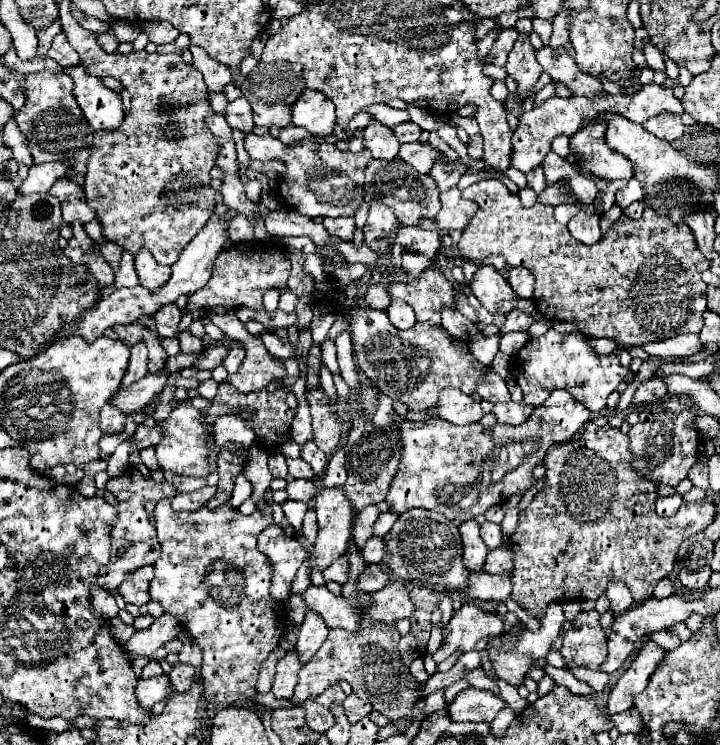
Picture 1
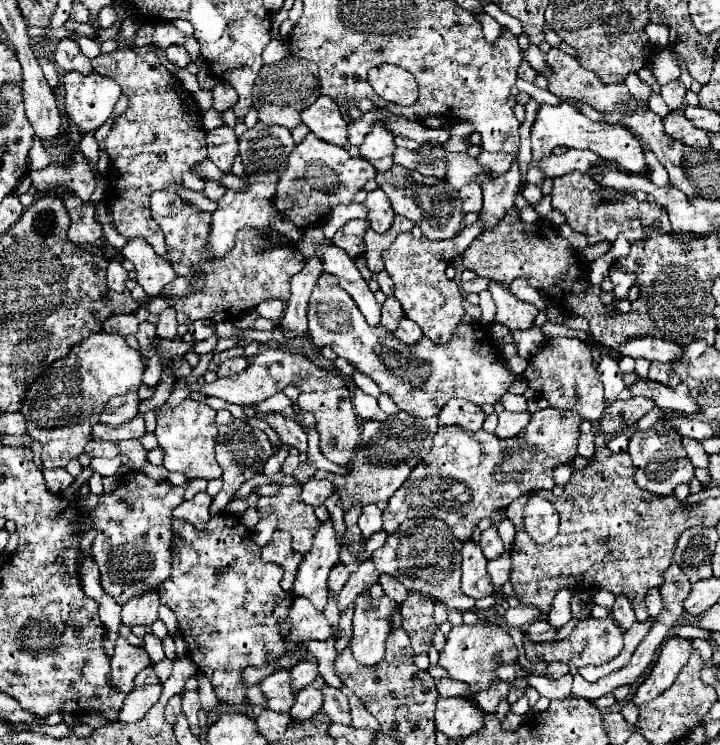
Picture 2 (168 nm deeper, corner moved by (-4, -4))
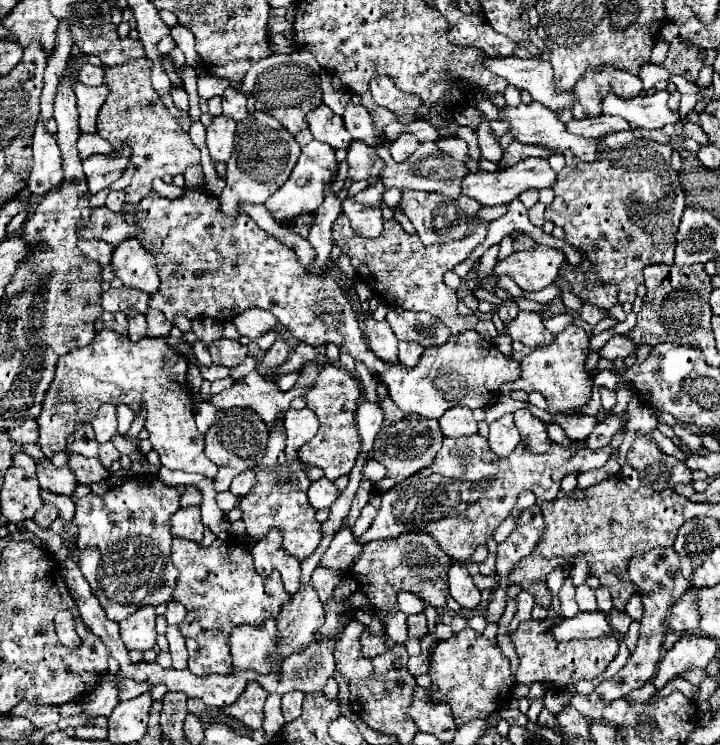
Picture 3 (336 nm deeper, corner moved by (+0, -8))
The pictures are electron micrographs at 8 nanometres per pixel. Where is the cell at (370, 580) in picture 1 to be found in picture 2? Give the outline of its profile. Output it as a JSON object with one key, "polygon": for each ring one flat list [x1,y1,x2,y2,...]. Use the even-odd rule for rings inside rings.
{"polygon":[[384,575,384,577,380,577,378,583,384,587,384,593,386,593,392,601,396,601,398,605,402,605,402,603,406,601,406,597,408,597,408,589,406,589,400,581,396,581,394,577]]}

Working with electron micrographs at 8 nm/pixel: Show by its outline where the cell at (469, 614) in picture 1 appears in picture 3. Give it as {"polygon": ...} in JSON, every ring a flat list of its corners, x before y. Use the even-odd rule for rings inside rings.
{"polygon":[[470,627,454,633,446,641,438,641,430,663,428,675,432,677,432,699,450,703,456,725,464,725,472,719,486,719,490,713,506,707,512,697,512,673,508,659,502,655,496,641,486,639]]}

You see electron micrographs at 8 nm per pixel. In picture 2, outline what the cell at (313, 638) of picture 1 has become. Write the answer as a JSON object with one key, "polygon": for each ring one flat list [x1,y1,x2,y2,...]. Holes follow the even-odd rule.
{"polygon":[[300,661,300,665,294,665,290,671,290,681,292,681,294,693,308,687,316,679,316,675,318,675,318,667,312,665,312,661]]}

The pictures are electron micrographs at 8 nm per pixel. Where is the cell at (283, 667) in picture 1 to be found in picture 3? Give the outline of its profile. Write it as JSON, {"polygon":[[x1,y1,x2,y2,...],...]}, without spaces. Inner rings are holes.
{"polygon":[[250,681,244,689,244,693,232,703,230,707,224,709,226,715,234,717,236,721,244,723,250,729,260,729,264,721,264,701,268,697,268,691,258,685,256,681]]}

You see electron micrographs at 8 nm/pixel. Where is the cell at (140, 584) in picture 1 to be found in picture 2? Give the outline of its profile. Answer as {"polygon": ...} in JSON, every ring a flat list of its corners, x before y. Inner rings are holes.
{"polygon":[[158,591,146,593,144,597,136,597,122,607,122,623,128,627,134,625,152,625,158,619]]}

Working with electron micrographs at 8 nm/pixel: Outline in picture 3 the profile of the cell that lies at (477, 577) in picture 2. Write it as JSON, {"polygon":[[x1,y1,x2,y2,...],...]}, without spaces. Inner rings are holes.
{"polygon":[[454,561,450,565,450,573,448,573,448,589,450,595,466,609,474,609,480,603,480,589,472,583,472,575,468,573,468,569]]}

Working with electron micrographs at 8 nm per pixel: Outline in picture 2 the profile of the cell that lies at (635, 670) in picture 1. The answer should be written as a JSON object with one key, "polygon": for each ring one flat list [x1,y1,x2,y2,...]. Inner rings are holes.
{"polygon":[[680,637,668,639,660,649,658,661,656,661,650,677,646,677,644,683,638,687,632,703,644,705,646,701,658,697,662,691,666,691,674,683,680,669,688,663,690,653,692,653,690,639,680,639]]}

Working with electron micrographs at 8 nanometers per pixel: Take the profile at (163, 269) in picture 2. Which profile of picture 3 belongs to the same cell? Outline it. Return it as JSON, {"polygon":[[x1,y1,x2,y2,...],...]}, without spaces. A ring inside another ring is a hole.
{"polygon":[[138,239,122,241,112,255,112,267,126,287,144,291,148,295,156,293,160,287,160,277,156,269,156,259,150,251,142,247]]}

